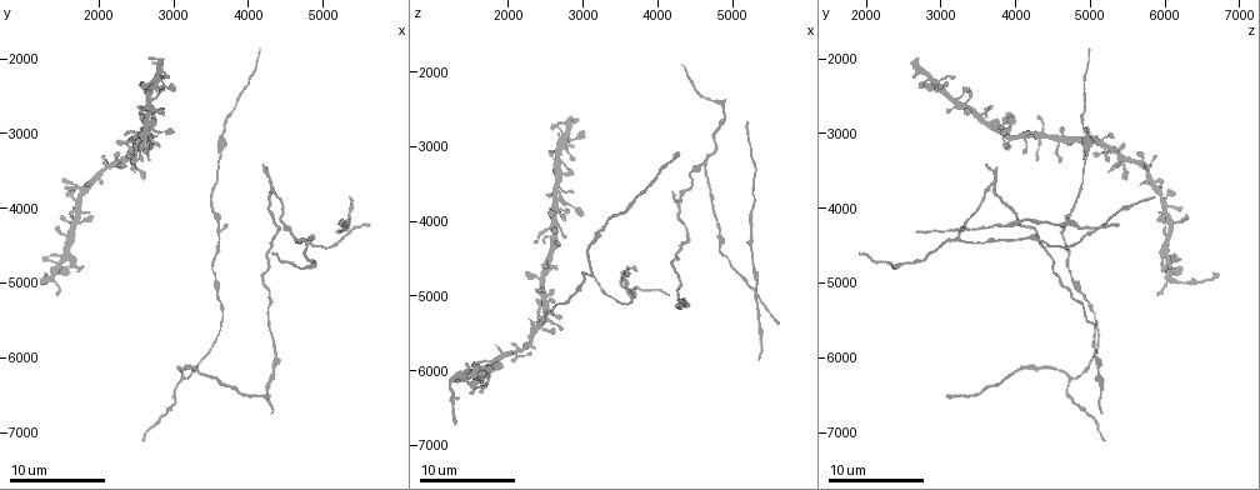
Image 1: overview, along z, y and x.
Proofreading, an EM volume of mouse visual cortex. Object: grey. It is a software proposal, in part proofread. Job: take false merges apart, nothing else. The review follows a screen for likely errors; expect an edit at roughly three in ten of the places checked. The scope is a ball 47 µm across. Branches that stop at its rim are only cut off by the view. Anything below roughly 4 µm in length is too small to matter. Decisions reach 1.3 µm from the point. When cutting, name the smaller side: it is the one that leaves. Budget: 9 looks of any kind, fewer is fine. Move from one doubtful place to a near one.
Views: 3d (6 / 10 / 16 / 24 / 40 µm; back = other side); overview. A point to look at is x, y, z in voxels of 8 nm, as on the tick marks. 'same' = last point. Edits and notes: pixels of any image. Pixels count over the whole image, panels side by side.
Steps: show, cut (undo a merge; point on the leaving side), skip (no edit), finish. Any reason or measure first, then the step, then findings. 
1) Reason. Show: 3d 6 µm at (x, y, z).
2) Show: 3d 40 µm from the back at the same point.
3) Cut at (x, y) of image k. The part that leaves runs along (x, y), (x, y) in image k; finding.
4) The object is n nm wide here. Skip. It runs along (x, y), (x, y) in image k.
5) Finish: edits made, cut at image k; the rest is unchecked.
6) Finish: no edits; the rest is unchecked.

Four arms meet. Show: 3d 10 µm at (2500, 3100, 5150).

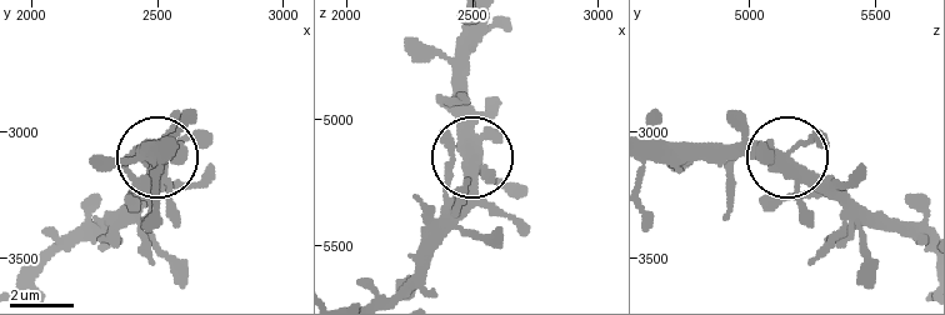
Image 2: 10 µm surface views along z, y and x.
4 arms meet here. Skip. It runs along (479, 28), (463, 68), (471, 196), (455, 226) in image 2; one neuron here.

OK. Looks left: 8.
Branch point. Show: 3d 16 µm at (3100, 6300, 4700).

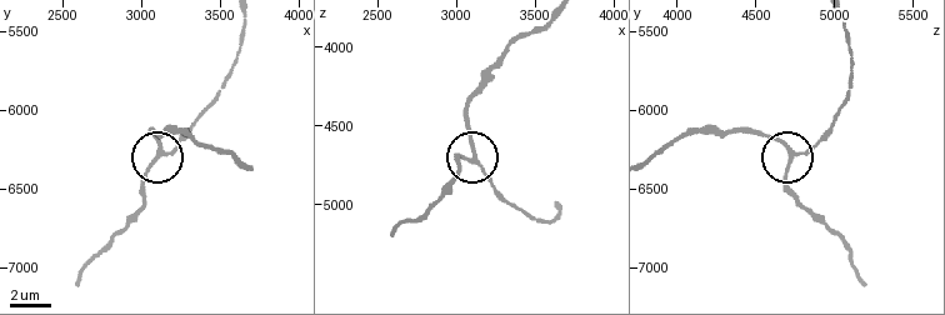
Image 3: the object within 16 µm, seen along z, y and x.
3 arms meet here. Skip. It runs along (559, 204), (540, 223), (508, 203), (478, 163), (458, 160) in image 3; one neuron here.

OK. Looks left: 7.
Arms part here. Show: 3d 10 µm at (4300, 3700, 3700).

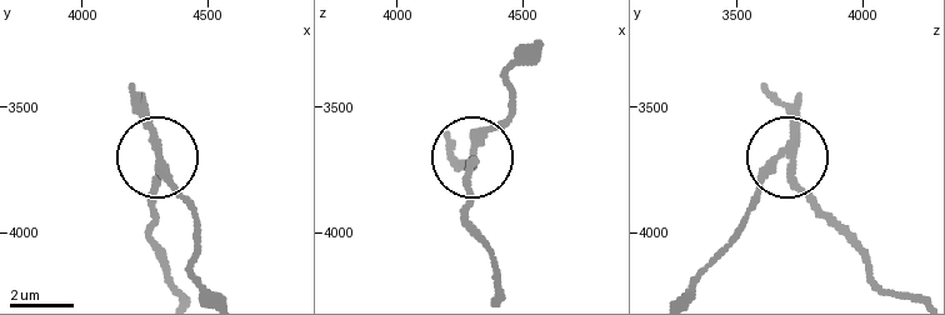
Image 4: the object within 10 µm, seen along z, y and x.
The side arm is 32 µm long. Cut at (131, 108) of image 4. The part that leaves runs along (789, 158), (878, 284), (910, 294) in image 4; a second neuron is stuck on.

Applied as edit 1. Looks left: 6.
Show: overview.

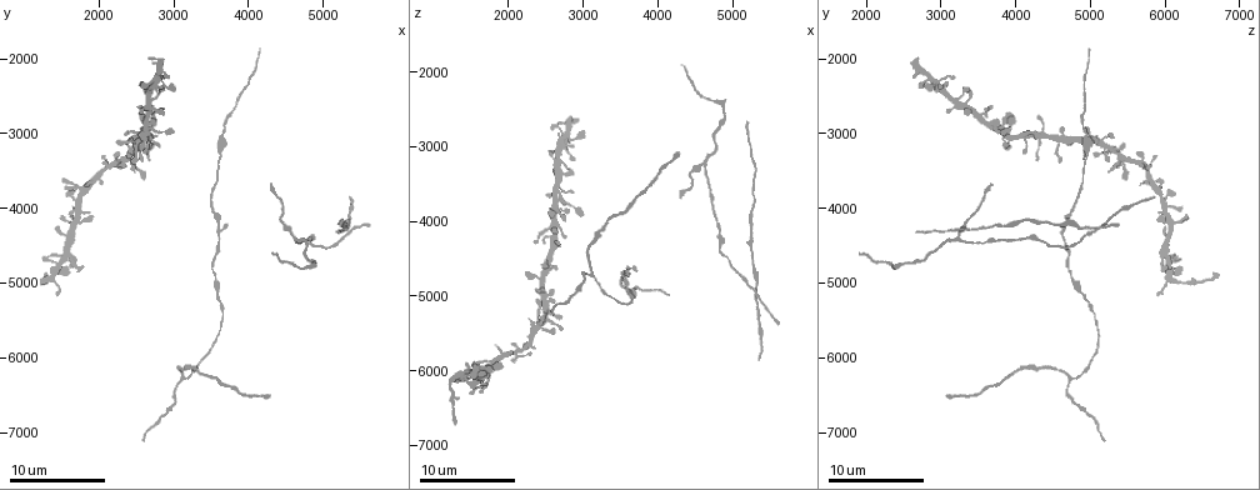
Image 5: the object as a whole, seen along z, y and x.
Arms part here. Show: 3d 10 µm at (4600, 4350, 3200).

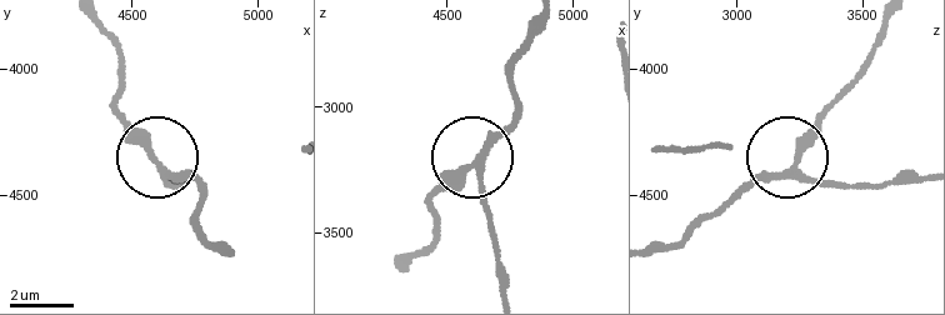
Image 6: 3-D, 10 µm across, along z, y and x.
3 arms meet here. Skip. All the same neuron.

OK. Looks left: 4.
Finish: edits made, cut at image 4; the rest is unchecked.

